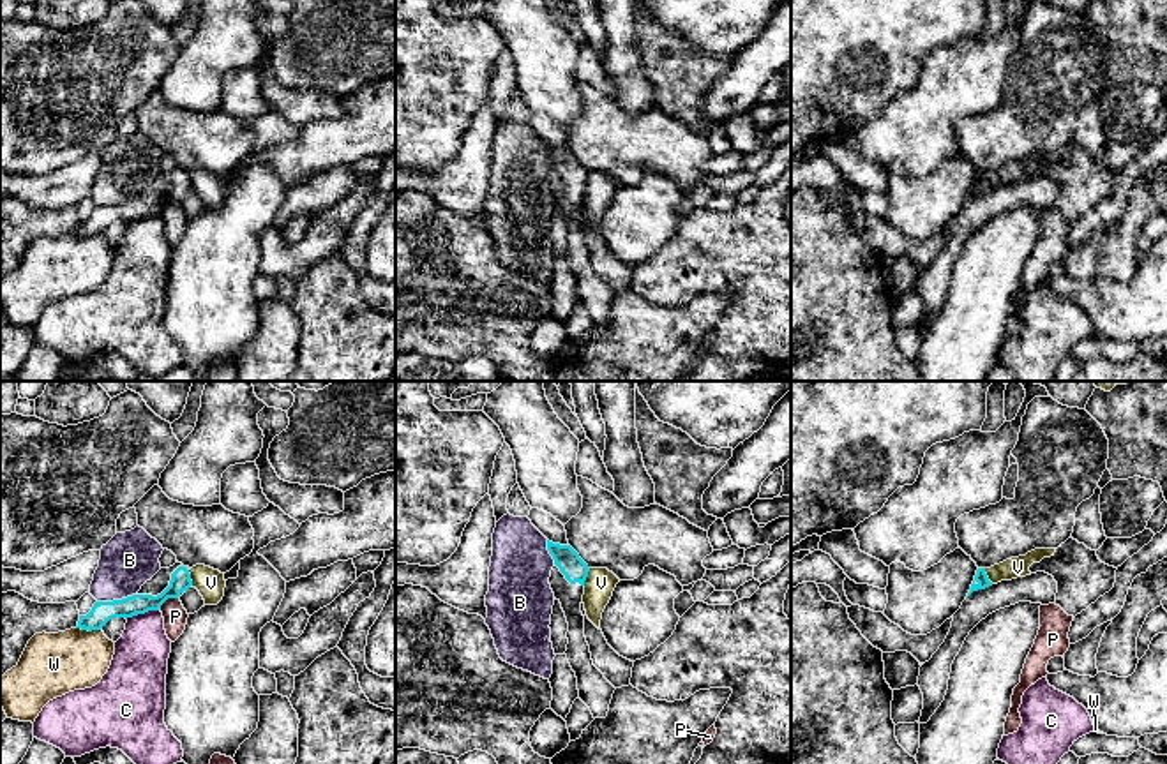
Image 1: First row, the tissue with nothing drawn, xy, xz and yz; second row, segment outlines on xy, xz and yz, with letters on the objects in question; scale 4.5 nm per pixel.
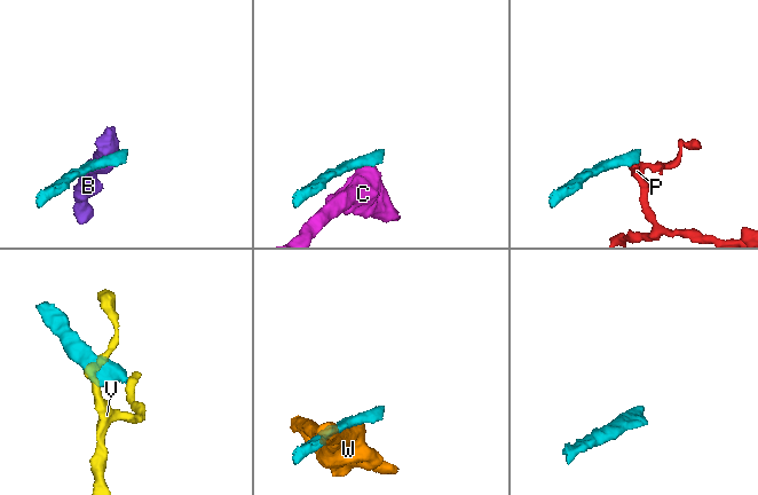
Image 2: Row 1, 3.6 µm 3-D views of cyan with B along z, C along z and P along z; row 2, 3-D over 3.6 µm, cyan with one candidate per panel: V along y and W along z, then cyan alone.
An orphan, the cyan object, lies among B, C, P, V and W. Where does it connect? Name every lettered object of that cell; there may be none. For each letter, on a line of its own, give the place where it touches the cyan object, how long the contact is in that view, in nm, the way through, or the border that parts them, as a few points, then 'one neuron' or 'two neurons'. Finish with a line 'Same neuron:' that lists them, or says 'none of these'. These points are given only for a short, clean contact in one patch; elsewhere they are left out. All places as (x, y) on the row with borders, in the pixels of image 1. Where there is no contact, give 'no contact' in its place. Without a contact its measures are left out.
B: xy (115, 600) | 180 nm | along xy (135, 593), (124, 599), (97, 602) | two neurons
C: xy (142, 613) | 160 nm | along xy (158, 609), (126, 618) | two neurons
P: xy (166, 599) | 110 nm | along xy (177, 597), (170, 597), (158, 609) | two neurons
V: xz (587, 576) | 90 nm | along xz (590, 569), (583, 584) | two neurons
W: xy (89, 630) | 110 nm | two neurons
Same neuron: none of these

